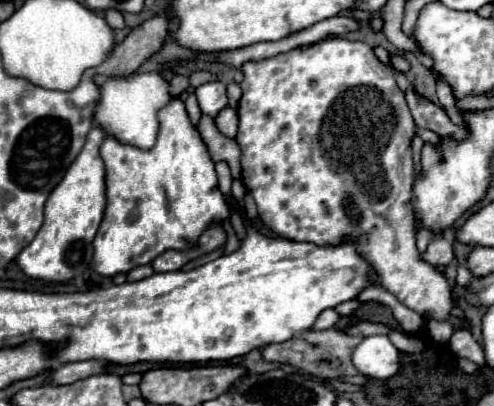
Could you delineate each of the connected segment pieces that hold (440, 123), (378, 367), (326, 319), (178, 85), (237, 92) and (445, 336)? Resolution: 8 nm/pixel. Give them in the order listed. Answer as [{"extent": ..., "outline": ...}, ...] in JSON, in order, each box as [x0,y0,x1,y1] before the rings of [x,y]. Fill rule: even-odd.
[{"extent":[406,90,466,142],"outline":[[[414,90],[406,92],[406,102],[410,106],[412,118],[418,128],[428,128],[428,130],[440,134],[442,138],[448,138],[448,136],[458,138],[458,142],[462,142],[462,138],[466,138],[466,130],[462,126],[454,126],[450,122],[448,114],[444,112],[444,108],[438,108],[430,100],[418,96]]]},{"extent":[352,336,400,380],"outline":[[[368,336],[356,346],[352,362],[360,374],[376,380],[388,380],[400,368],[400,352],[388,336]]]},{"extent":[312,310,340,330],"outline":[[[324,310],[324,312],[316,318],[312,330],[328,330],[328,328],[332,328],[332,326],[338,322],[338,318],[340,318],[340,316],[338,316],[334,310]]]},{"extent":[170,74,189,97],"outline":[[[175,74],[170,81],[170,94],[173,97],[180,96],[189,88],[189,80],[187,77]]]},{"extent":[226,82,242,108],"outline":[[[230,82],[228,88],[226,88],[226,92],[228,92],[228,106],[230,108],[238,108],[238,102],[240,102],[240,96],[242,96],[240,86],[236,82]]]},{"extent":[426,318,454,344],"outline":[[[432,318],[432,320],[428,320],[426,328],[428,328],[430,338],[432,338],[434,342],[438,342],[438,344],[446,344],[446,342],[450,340],[452,332],[454,332],[454,326],[452,326],[448,320],[434,320],[434,318]]]}]

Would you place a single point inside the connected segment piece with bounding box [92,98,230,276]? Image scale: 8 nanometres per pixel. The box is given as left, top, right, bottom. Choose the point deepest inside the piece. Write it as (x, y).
(163, 198)

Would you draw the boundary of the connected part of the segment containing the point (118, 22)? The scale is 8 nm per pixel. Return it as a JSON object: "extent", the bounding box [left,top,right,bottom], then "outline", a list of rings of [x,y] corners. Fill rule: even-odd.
{"extent":[104,10,126,30],"outline":[[[104,10],[104,18],[106,18],[106,22],[108,22],[112,28],[116,28],[116,30],[120,30],[120,28],[126,26],[126,24],[124,24],[124,18],[122,18],[122,12],[118,12],[118,10]]]}

